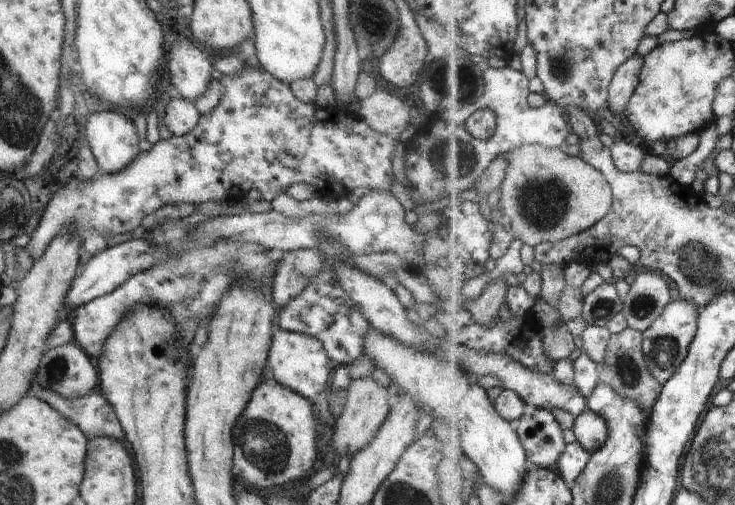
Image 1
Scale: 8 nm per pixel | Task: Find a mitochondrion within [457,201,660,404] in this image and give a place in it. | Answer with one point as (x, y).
(630, 373)

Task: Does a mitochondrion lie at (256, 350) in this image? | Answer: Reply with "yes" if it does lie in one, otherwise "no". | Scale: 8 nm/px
no

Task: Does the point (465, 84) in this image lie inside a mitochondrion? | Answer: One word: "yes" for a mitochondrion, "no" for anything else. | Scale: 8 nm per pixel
yes

